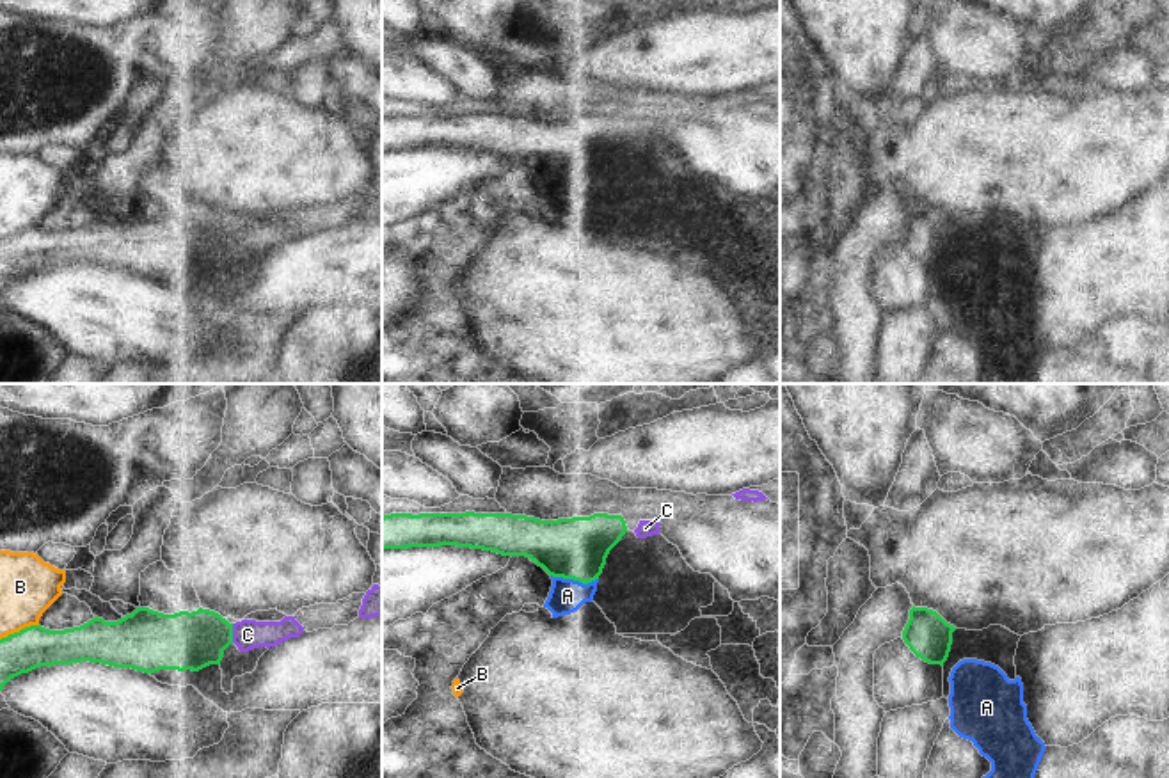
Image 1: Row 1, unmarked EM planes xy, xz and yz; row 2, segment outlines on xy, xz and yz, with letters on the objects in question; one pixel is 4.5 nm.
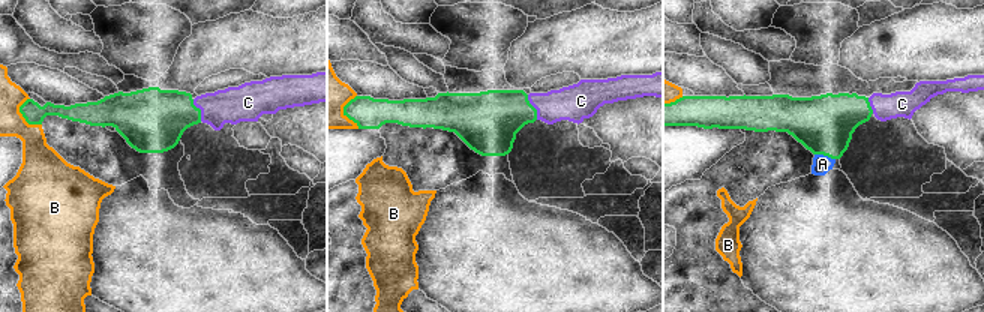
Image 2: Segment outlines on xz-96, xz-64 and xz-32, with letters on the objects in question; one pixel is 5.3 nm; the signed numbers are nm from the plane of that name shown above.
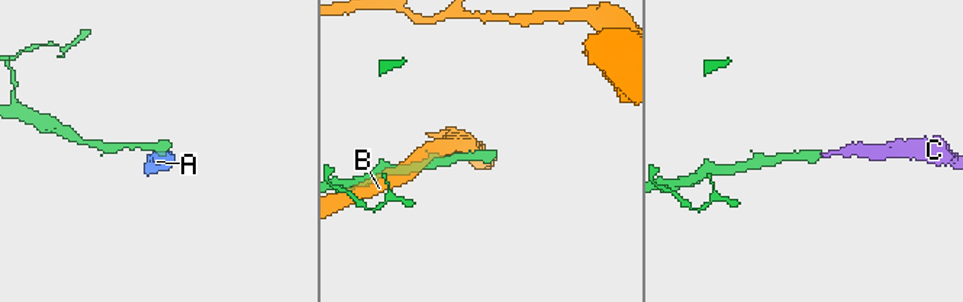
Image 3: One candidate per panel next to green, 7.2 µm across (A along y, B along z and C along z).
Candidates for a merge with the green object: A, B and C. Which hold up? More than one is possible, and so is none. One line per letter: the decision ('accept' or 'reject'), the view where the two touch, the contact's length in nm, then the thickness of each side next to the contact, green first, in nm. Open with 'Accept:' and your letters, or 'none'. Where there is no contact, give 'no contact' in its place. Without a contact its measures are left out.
Accept: C
A: reject | xz | 220 nm | 280/160 nm
B: reject | xy | 190 nm | 190/260 nm
C: accept | xy | 90 nm | 260/140 nm

